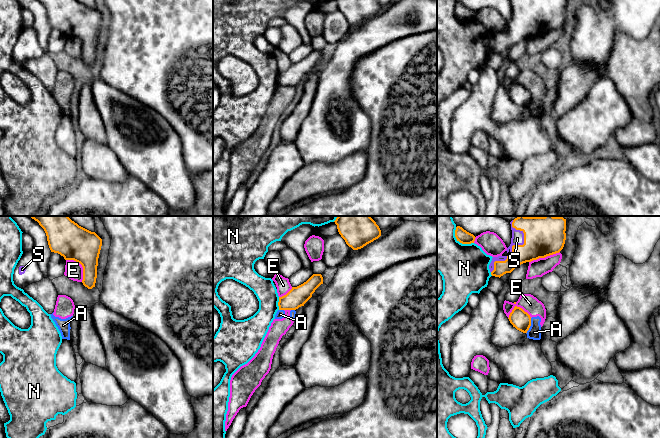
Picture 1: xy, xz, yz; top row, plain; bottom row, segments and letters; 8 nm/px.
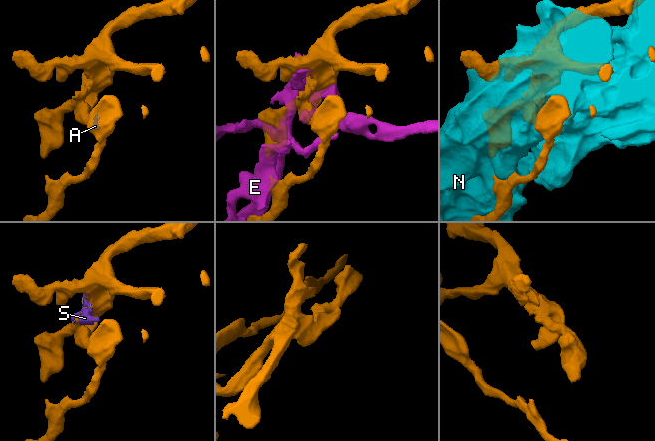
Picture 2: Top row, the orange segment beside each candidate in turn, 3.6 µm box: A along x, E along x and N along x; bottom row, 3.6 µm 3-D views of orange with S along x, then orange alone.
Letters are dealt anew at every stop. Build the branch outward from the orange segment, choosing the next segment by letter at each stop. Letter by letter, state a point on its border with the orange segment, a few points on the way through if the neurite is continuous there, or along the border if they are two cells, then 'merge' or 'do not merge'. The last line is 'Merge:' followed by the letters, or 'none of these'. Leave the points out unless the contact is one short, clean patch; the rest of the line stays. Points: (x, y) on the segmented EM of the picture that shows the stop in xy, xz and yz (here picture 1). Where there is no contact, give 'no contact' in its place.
A: meets orange in yz at (529, 326); border along yz (531, 318), (531, 324), (526, 333); do not merge
E: meets orange in yz at (519, 307); do not merge
N: meets orange in yz at (459, 241); do not merge
S: meets orange in yz at (514, 245); merge
Merge: S

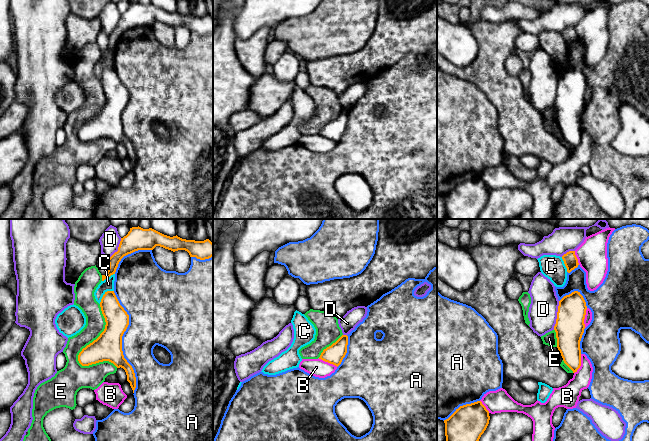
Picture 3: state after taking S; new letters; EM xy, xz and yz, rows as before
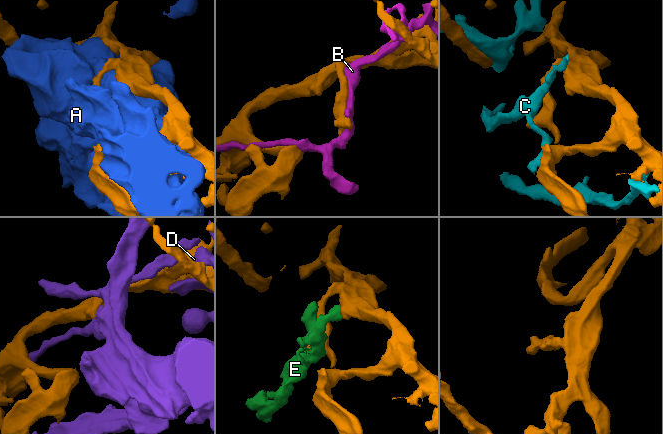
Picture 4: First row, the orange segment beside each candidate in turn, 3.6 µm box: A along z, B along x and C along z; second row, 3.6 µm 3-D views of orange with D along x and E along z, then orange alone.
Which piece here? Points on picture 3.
A: meets orange in xy at (121, 342); do not merge
B: meets orange in yz at (580, 364); do not merge
C: meets orange in xy at (104, 294); do not merge
D: meets orange in yz at (557, 315); do not merge
E: meets orange in xy at (81, 351); do not merge
Merge: none of these

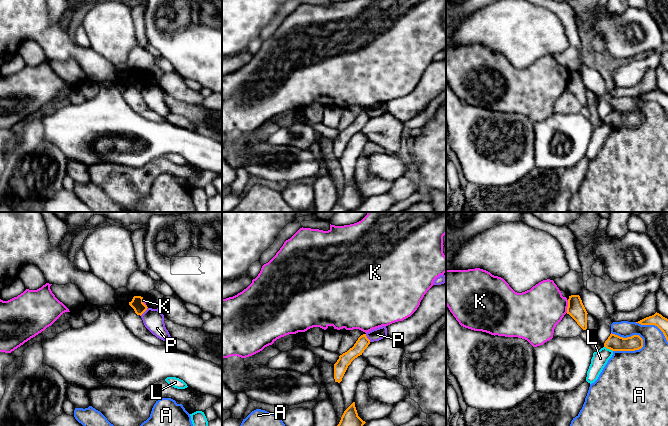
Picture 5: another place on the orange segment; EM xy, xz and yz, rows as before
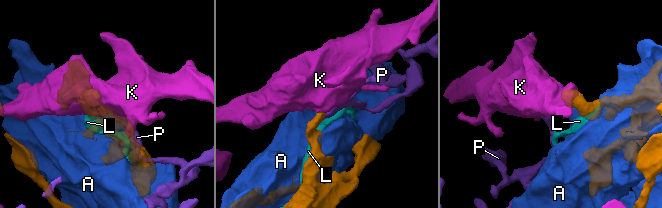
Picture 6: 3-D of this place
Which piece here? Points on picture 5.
A: meets orange in yz at (630, 337); do not merge
K: meets orange in yz at (568, 306); border along yz (568, 300), (566, 312); do not merge
L: meets orange in yz at (608, 348); do not merge
P: meets orange in xy at (144, 311); border along xy (147, 307), (140, 315); do not merge
Merge: none of these

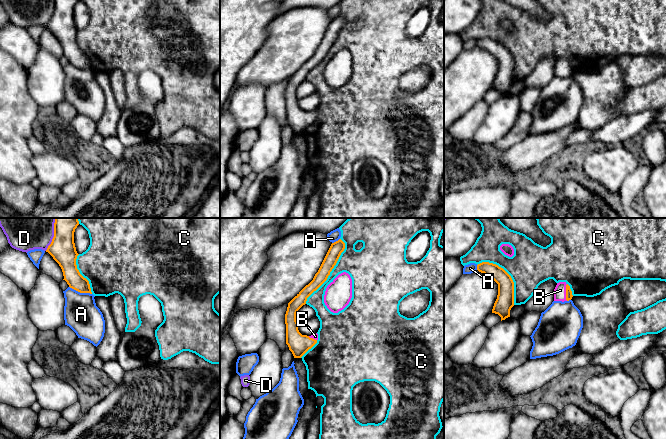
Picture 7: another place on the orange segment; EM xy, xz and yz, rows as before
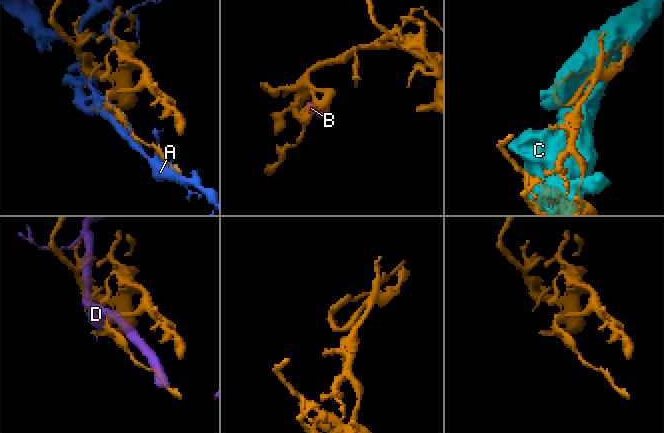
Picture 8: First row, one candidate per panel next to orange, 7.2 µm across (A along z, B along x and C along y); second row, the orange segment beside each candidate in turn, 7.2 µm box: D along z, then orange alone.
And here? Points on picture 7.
A: meets orange in xy at (80, 292); do not merge
B: meets orange in yz at (566, 292); runs through yz (569, 295), (566, 292), (560, 290); merge
C: meets orange in xz at (331, 270); do not merge
D: meets orange in xy at (54, 234); do not merge
Merge: B

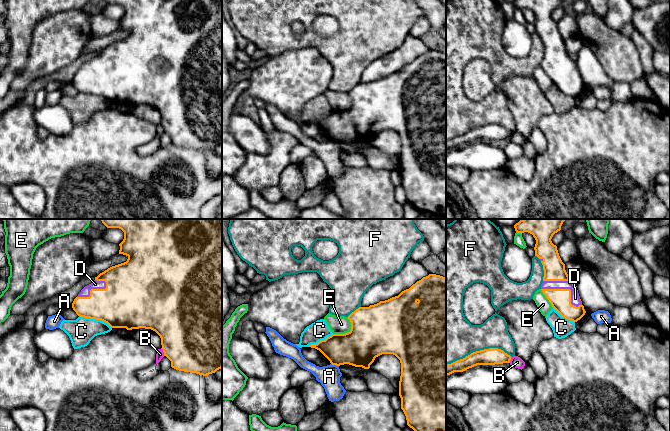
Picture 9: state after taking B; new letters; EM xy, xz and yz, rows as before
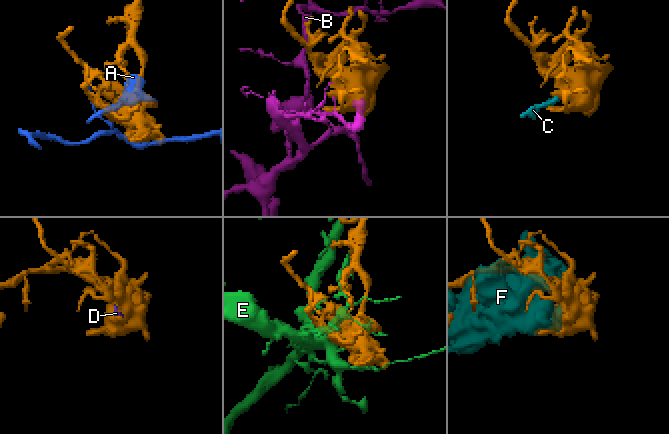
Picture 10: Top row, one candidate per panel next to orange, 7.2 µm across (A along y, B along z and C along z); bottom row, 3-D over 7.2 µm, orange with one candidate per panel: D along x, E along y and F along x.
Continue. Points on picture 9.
A: meets orange in xz at (335, 364); do not merge
B: meets orange in xy at (163, 351); do not merge
C: meets orange in xy at (95, 319); border along xy (79, 315), (85, 318), (100, 319), (111, 328); do not merge
D: meets orange in yz at (567, 289); merge
E: meets orange in xz at (348, 332); do not merge
F: meets orange in yz at (478, 351); do not merge
Merge: D

